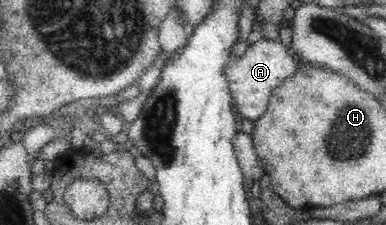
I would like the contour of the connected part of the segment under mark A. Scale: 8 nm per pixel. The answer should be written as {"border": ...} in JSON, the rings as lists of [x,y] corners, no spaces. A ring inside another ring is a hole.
{"border":[[[262,38],[250,45],[246,53],[239,58],[233,58],[225,67],[226,80],[230,82],[230,94],[233,98],[233,108],[241,119],[256,121],[266,113],[272,93],[290,77],[296,75],[301,65],[297,57],[278,41]]]}

